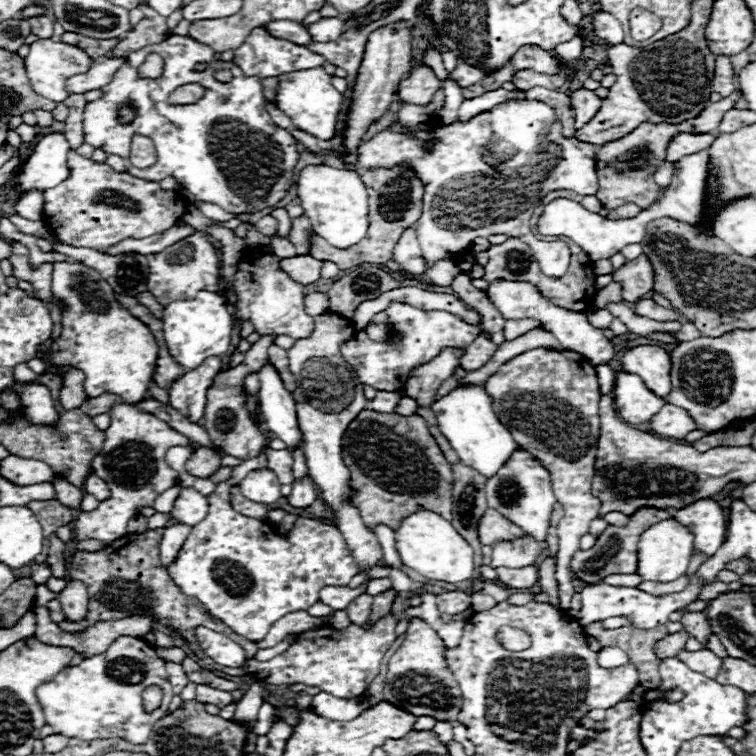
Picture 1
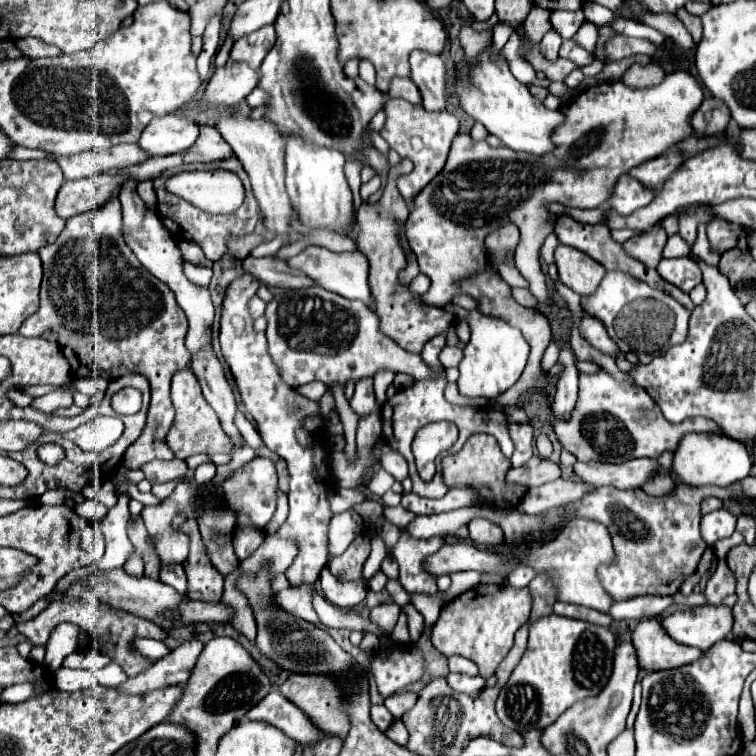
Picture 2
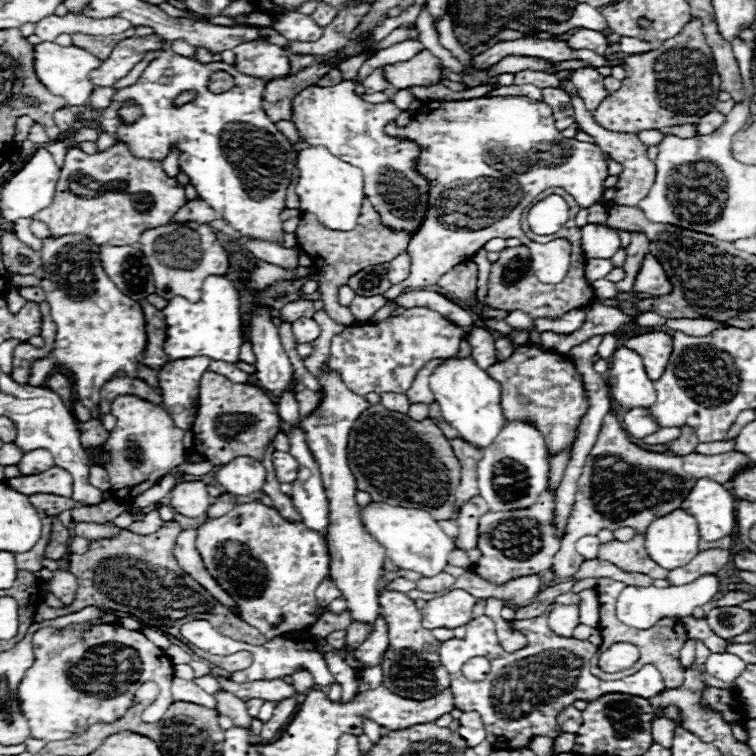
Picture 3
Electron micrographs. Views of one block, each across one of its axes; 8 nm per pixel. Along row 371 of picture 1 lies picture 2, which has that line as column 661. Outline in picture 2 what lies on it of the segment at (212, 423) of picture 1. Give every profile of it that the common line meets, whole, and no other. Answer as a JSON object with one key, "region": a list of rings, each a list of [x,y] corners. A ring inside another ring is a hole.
{"region":[[[656,224],[652,230],[630,238],[624,244],[624,250],[630,256],[636,256],[638,260],[642,260],[648,268],[656,268],[660,258],[662,258],[662,250],[666,246],[666,232],[662,230],[660,224]]]}

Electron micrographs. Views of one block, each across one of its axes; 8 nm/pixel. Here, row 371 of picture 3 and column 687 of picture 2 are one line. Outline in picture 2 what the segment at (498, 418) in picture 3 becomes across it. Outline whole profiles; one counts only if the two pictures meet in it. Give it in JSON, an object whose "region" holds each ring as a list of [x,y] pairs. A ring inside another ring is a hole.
{"region":[[[688,434],[682,442],[678,452],[674,454],[674,466],[672,470],[684,480],[688,486],[732,486],[740,480],[744,480],[752,470],[752,456],[746,448],[746,444],[732,440],[724,434]]]}

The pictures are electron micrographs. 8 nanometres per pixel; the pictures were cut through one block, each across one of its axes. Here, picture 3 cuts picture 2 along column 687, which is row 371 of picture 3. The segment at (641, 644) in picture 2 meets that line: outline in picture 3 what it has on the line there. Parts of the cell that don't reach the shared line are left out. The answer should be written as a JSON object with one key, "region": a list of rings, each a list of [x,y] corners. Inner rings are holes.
{"region":[[[664,332],[640,334],[640,336],[626,340],[624,346],[640,354],[644,362],[644,370],[652,382],[656,382],[664,374],[668,358],[672,354],[672,338],[668,334]]]}

